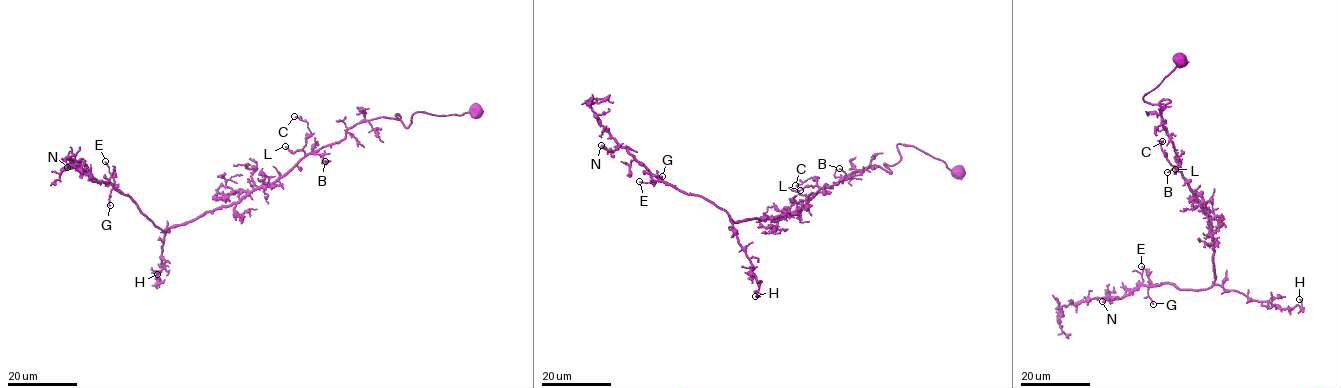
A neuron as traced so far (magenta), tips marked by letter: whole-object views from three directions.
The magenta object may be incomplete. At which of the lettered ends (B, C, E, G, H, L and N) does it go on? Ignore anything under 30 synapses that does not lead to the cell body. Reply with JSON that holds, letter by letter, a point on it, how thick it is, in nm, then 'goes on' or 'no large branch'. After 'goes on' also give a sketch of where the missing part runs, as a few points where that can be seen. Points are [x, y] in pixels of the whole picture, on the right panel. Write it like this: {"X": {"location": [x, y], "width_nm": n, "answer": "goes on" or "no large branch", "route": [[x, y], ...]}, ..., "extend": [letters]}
{"B": {"location": [1167, 172], "width_nm": 110, "answer": "no large branch"}, "C": {"location": [1162, 141], "width_nm": 140, "answer": "no large branch"}, "E": {"location": [1141, 266], "width_nm": 110, "answer": "no large branch"}, "G": {"location": [1153, 304], "width_nm": 140, "answer": "no large branch"}, "H": {"location": [1299, 299], "width_nm": 170, "answer": "no large branch"}, "L": {"location": [1175, 169], "width_nm": 180, "answer": "no large branch"}, "N": {"location": [1102, 301], "width_nm": 150, "answer": "no large branch"}, "extend": []}

